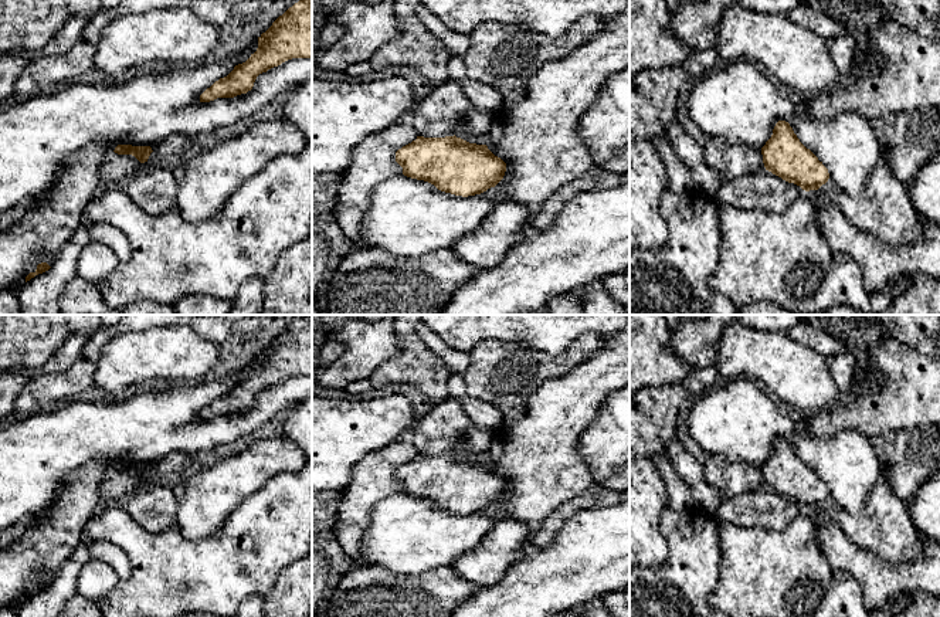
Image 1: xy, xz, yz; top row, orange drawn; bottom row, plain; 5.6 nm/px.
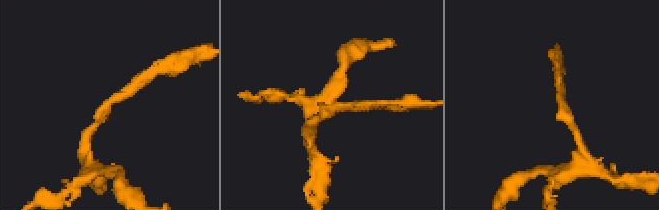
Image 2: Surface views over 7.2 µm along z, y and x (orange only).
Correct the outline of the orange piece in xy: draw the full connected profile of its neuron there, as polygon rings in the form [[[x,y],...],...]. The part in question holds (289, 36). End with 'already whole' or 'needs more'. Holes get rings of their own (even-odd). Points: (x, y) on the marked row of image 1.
[[[299,0],[258,37],[258,48],[200,95],[200,102],[234,98],[252,89],[257,77],[292,58],[312,57],[312,0]]]; already whole

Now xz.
[[[424,138],[396,152],[403,174],[424,180],[455,196],[475,196],[495,187],[505,176],[506,163],[486,145],[461,138]]]; already whole

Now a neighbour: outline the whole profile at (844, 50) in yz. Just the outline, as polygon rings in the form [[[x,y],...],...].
[[[846,33],[839,37],[827,38],[827,44],[838,71],[845,78],[852,77],[855,74],[855,58],[858,55],[858,45],[854,34]]]

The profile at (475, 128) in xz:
[[[469,106],[465,121],[457,126],[455,136],[469,143],[485,145],[498,111],[478,109]]]

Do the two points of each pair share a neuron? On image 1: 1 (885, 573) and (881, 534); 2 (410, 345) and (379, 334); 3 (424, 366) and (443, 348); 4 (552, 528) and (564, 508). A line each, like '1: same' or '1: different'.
1: different
2: different
3: different
4: same

